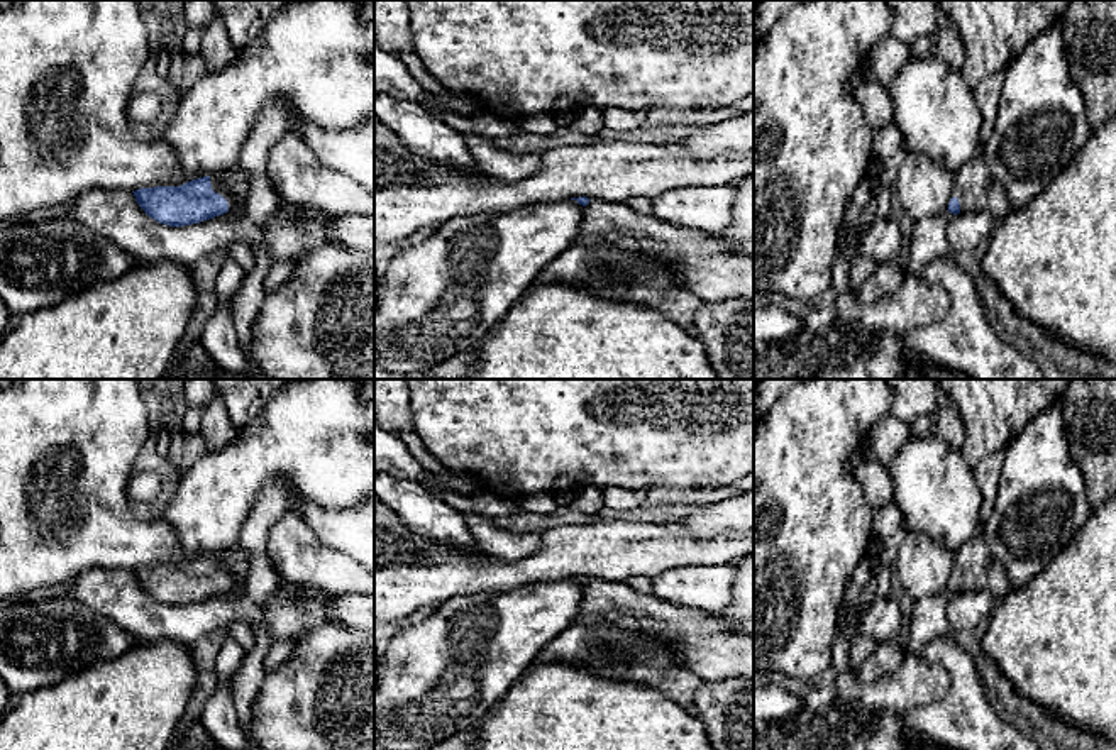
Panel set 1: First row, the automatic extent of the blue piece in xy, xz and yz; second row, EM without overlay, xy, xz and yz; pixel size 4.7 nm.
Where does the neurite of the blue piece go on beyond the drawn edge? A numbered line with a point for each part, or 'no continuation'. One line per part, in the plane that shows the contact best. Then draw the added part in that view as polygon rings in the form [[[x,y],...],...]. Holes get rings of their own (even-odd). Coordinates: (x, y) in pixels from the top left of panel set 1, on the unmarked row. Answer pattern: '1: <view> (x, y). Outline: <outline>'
1: xy (234, 583). Outline: [[[210,555],[210,562],[212,562],[212,569],[215,572],[222,574],[227,579],[229,591],[232,591],[232,589],[244,589],[246,582],[240,582],[237,577],[227,574],[217,555]]]

